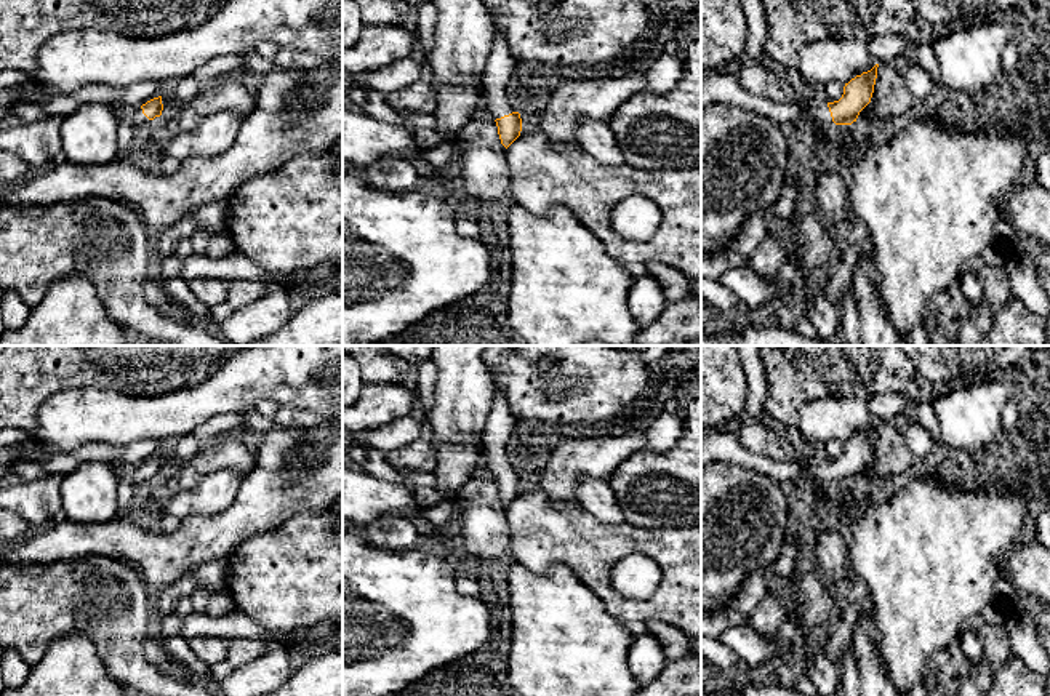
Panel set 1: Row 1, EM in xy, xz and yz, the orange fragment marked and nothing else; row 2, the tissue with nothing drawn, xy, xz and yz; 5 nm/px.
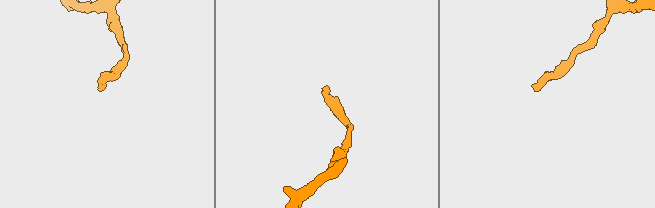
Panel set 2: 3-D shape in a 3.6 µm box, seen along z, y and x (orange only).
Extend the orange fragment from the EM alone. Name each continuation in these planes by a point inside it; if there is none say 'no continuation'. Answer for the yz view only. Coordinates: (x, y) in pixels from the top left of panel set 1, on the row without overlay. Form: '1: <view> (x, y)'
1: yz (717, 445)

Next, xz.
1: xz (498, 440)

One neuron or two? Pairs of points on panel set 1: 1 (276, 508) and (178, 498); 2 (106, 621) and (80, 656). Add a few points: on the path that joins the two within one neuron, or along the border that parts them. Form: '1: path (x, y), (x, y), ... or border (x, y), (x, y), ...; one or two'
1: border (244, 479), (237, 495), (220, 512), (194, 516); two
2: border (55, 640), (84, 632), (109, 672); two

